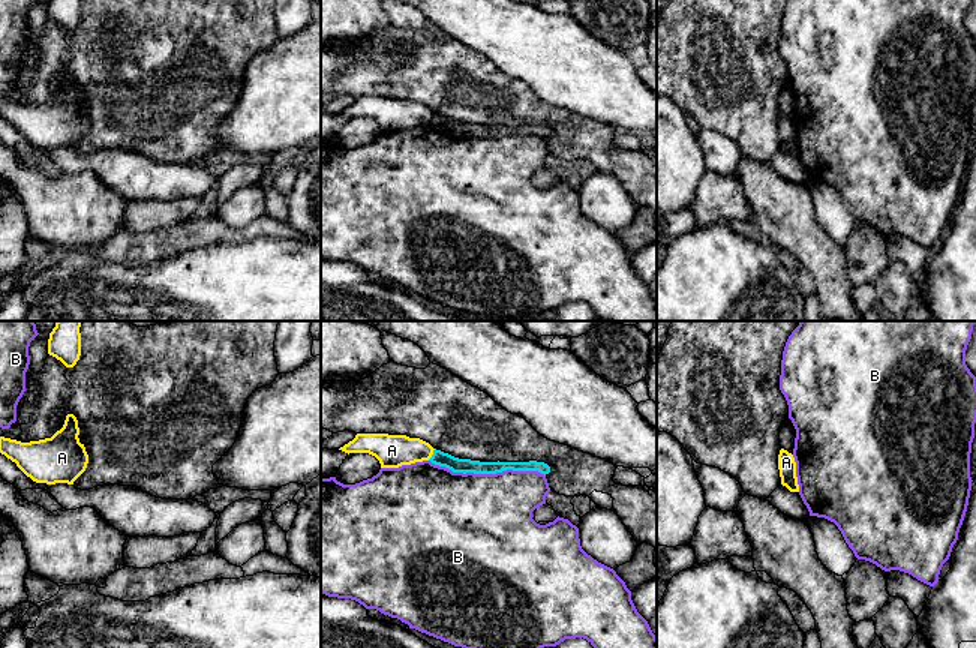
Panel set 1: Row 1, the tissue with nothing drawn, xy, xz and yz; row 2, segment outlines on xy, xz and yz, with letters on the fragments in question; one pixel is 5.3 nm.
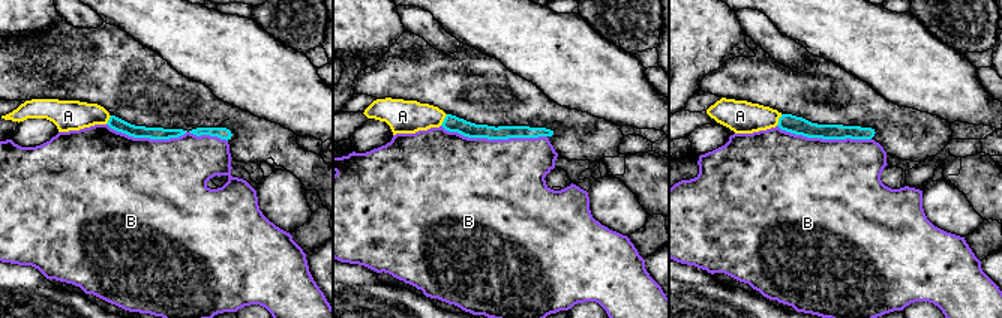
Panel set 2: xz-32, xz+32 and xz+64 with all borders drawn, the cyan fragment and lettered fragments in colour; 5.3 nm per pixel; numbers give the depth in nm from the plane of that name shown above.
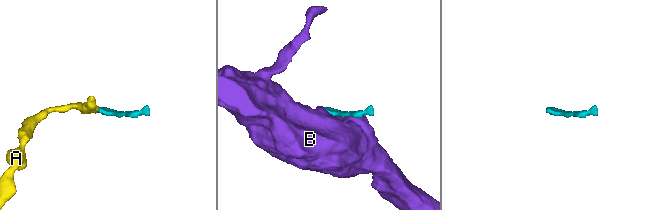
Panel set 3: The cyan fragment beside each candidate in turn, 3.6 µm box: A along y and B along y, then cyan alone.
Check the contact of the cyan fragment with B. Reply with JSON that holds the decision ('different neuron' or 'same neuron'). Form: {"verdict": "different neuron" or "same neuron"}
{"verdict": "different neuron"}

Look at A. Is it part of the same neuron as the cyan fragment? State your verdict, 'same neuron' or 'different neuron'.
different neuron

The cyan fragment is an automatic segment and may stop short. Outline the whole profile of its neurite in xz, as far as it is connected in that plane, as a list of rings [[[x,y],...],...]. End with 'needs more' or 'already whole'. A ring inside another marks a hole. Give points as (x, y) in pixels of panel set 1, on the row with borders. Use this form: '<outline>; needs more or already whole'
[[[433,450],[432,464],[445,466],[453,472],[474,472],[474,474],[496,474],[507,470],[513,471],[538,471],[541,474],[549,474],[550,466],[544,462],[529,460],[529,462],[480,462],[471,459],[459,459],[441,450]]]; already whole

